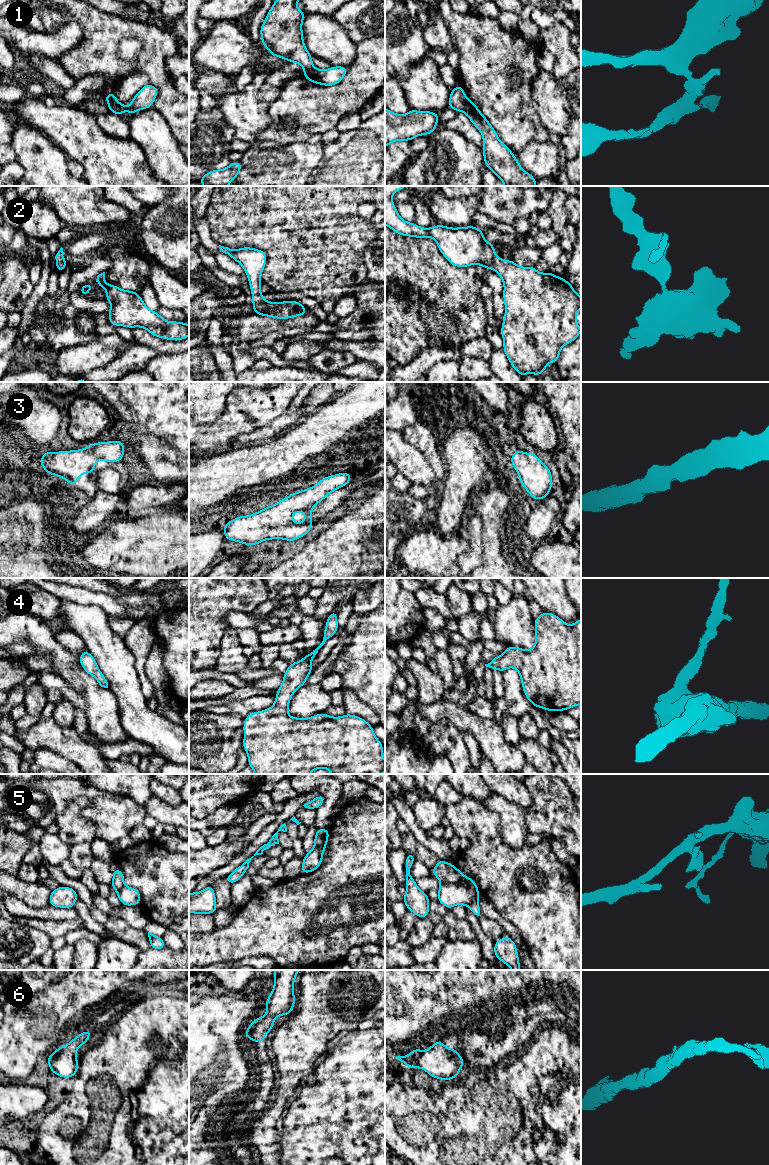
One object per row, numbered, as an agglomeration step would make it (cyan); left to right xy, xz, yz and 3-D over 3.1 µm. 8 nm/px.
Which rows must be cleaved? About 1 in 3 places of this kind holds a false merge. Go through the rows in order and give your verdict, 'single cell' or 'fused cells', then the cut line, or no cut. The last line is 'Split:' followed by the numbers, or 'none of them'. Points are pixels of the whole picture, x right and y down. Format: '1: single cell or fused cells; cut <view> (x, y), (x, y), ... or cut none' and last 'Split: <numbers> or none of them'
1: fused cells; cut yz (467, 99), (461, 110)
2: single cell; cut none
3: single cell; cut none
4: single cell; cut none
5: fused cells; cut yz (441, 881), (462, 884), (474, 889), (479, 894)
6: single cell; cut none
Split: 1, 5

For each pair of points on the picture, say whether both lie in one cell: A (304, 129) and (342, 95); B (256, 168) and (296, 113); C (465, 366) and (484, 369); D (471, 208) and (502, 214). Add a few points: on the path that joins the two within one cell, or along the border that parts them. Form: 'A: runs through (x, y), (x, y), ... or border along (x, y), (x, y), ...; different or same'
A: runs through (313, 120), (333, 102); same
B: border along (258, 140), (269, 140), (278, 144), (298, 142); different
C: runs through (470, 369), (479, 369); same
D: border along (477, 196), (479, 211); different

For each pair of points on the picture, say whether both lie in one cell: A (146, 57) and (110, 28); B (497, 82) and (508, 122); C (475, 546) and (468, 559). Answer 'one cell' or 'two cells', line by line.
A: one cell
B: one cell
C: one cell

